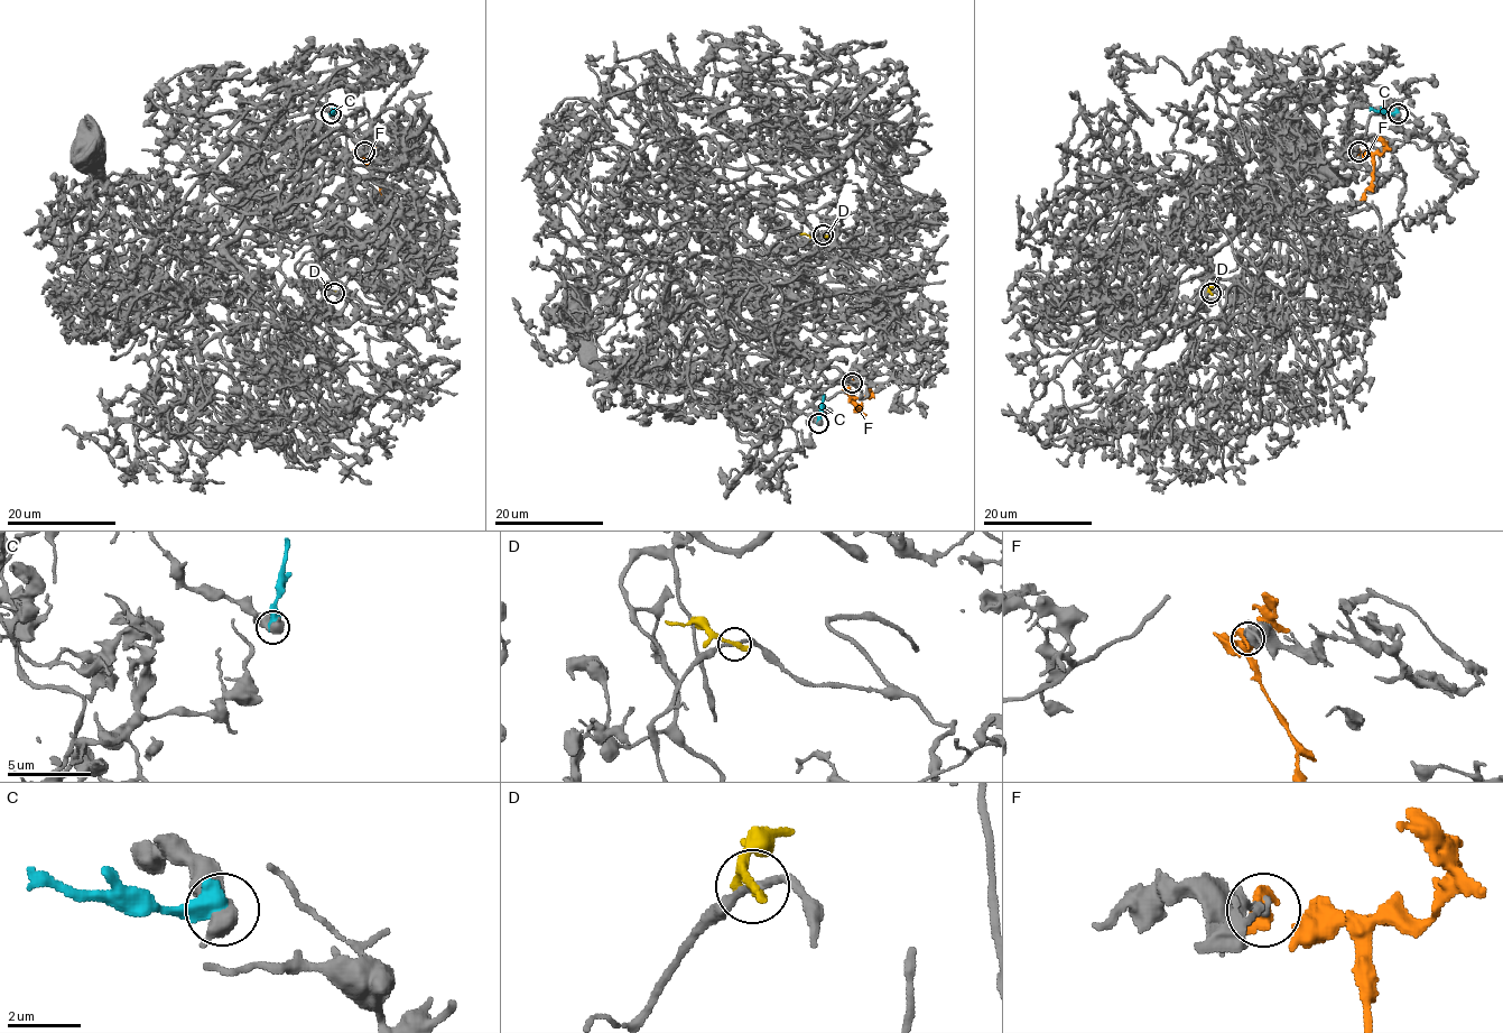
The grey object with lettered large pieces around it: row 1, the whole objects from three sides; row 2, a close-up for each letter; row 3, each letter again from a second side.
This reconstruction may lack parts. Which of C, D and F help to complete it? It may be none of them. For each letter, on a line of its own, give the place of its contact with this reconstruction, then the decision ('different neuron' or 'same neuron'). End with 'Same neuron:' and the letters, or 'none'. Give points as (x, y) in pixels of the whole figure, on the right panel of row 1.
C: meets grey at (1398, 113); different neuron
D: meets grey at (1211, 293); different neuron
F: meets grey at (1358, 151); different neuron
Same neuron: none

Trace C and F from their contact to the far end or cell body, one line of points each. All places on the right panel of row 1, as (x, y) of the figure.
C: (1398, 113), (1383, 113), (1370, 107)
F: (1358, 151), (1371, 154), (1373, 168), (1372, 183), (1358, 203)

